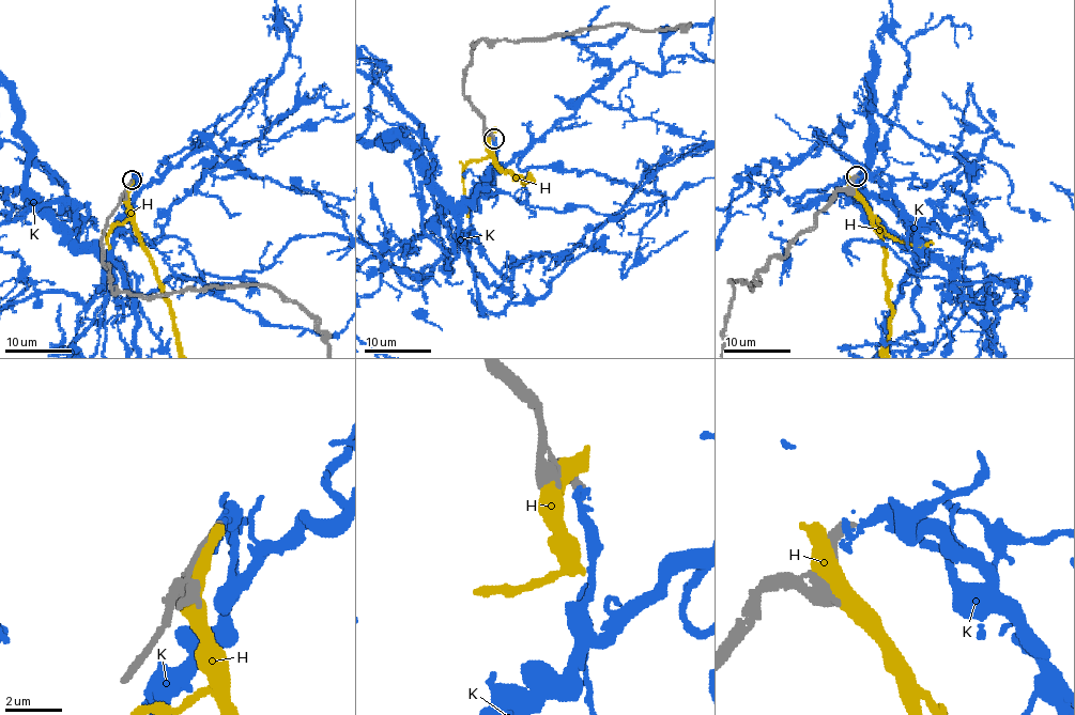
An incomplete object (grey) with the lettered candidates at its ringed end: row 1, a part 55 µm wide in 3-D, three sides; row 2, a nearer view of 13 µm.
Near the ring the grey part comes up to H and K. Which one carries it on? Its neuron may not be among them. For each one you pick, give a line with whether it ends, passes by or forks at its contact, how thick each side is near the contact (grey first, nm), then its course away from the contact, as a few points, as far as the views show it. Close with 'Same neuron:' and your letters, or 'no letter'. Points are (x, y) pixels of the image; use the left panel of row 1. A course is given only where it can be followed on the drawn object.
Same neuron: no letter

